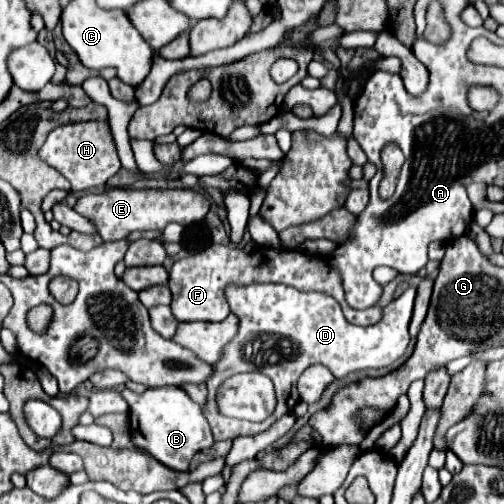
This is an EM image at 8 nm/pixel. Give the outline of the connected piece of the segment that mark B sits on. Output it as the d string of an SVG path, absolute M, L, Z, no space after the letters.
M161 386L161 388L149 388L143 394L135 394L131 390L123 390L121 394L127 400L131 412L133 444L147 450L161 464L173 470L187 470L195 452L209 450L215 444L211 426L207 424L201 406L195 404L183 388Z

